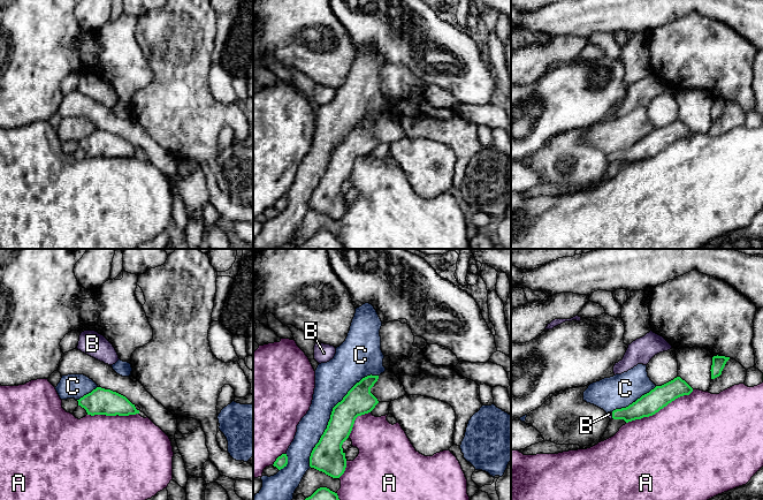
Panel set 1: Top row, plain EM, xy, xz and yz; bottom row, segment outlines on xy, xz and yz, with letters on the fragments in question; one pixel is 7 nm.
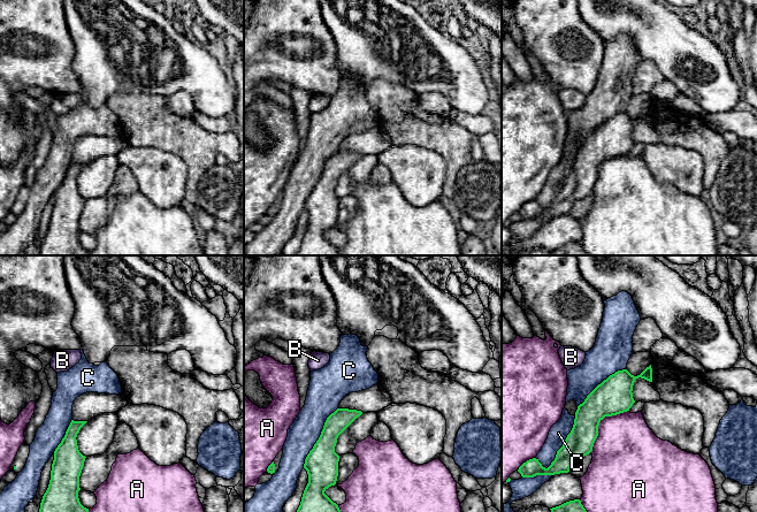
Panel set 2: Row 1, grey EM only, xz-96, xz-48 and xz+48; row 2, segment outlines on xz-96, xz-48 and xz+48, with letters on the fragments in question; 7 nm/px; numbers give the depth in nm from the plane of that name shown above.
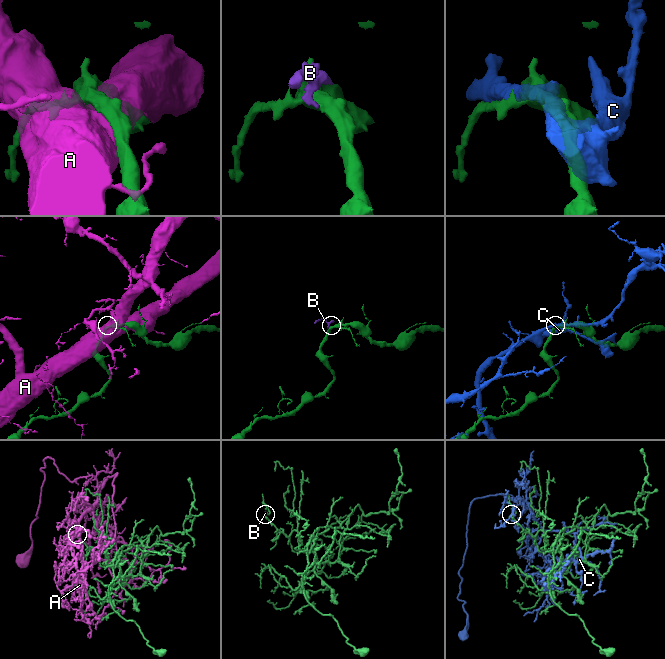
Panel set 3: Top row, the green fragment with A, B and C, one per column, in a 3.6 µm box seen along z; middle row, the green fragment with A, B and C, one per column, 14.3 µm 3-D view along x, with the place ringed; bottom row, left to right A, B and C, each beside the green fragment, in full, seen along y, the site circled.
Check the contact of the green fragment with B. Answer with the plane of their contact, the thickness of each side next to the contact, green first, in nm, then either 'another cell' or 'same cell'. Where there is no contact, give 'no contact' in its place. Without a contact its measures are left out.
yz | 150/30 nm | same cell

